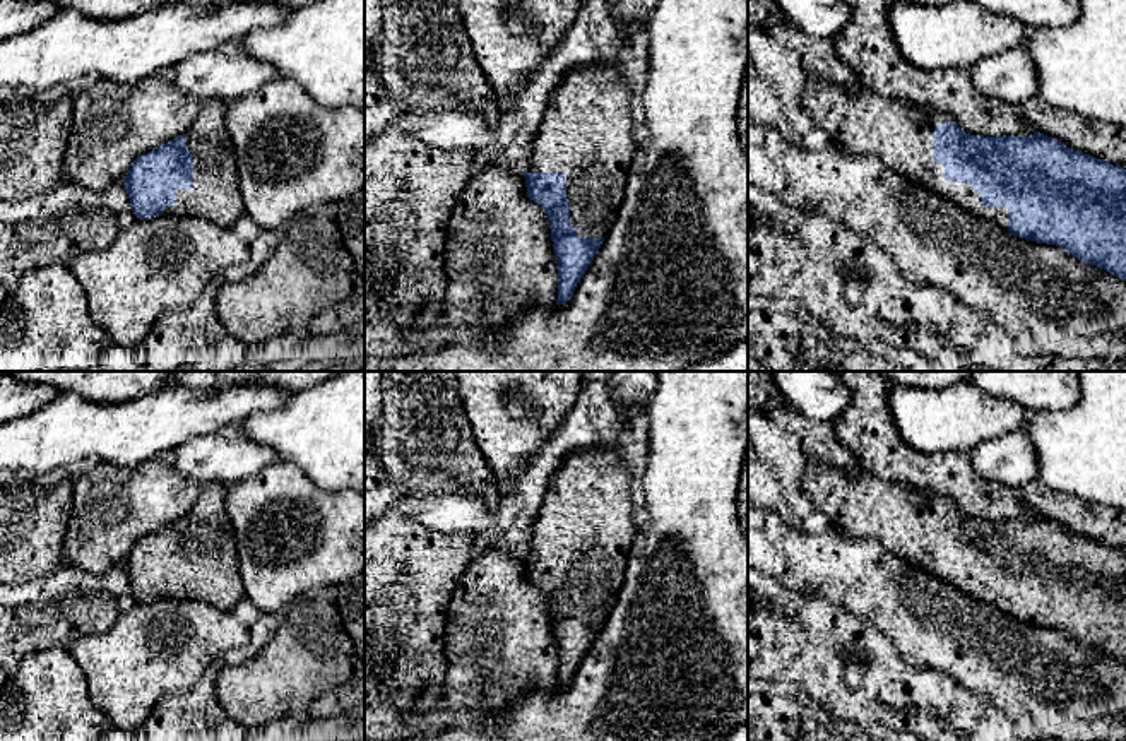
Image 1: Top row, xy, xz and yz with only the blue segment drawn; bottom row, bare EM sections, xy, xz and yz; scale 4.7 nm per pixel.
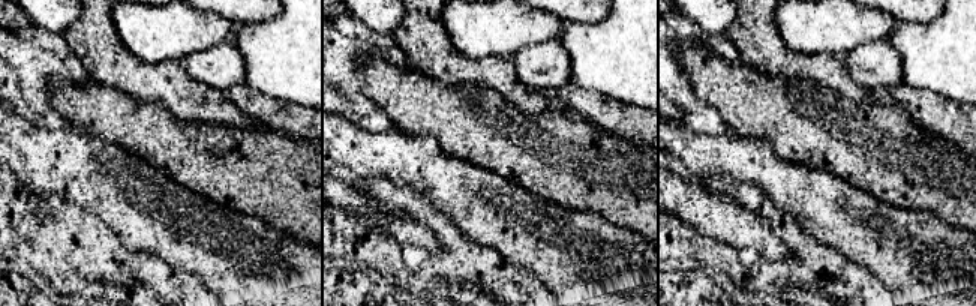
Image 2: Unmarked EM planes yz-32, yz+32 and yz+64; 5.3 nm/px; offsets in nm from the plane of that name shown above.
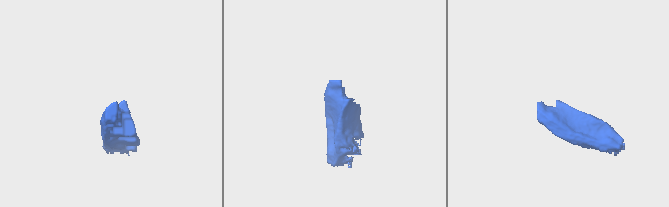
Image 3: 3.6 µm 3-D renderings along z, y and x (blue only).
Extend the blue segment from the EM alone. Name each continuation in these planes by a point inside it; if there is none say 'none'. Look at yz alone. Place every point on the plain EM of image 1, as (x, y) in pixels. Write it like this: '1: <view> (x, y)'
1: yz (899, 517)

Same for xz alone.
1: xz (586, 515)

